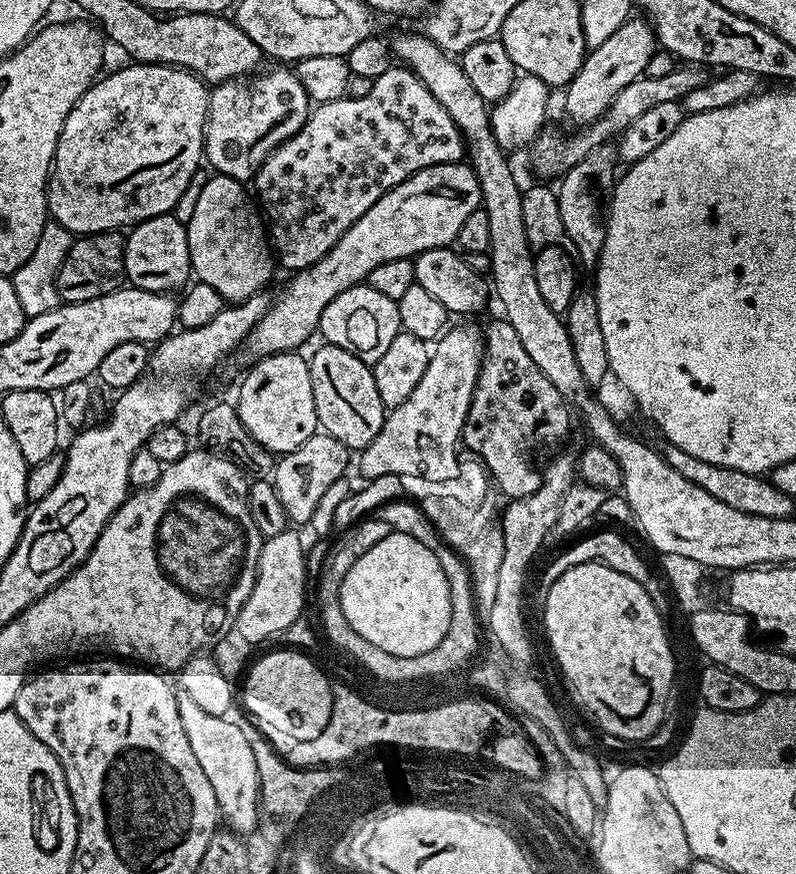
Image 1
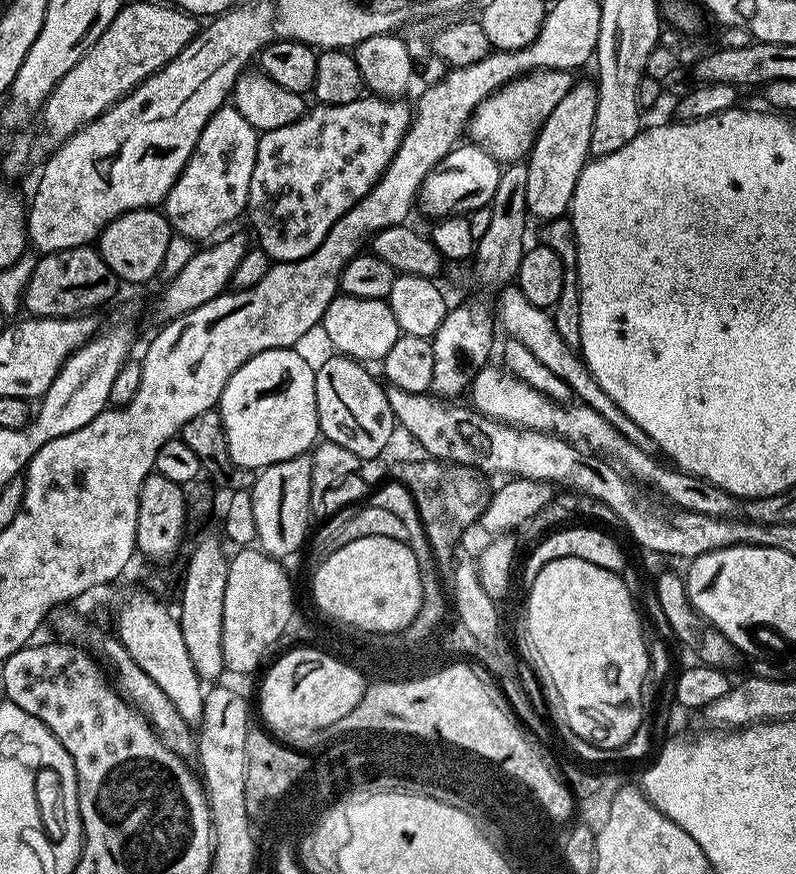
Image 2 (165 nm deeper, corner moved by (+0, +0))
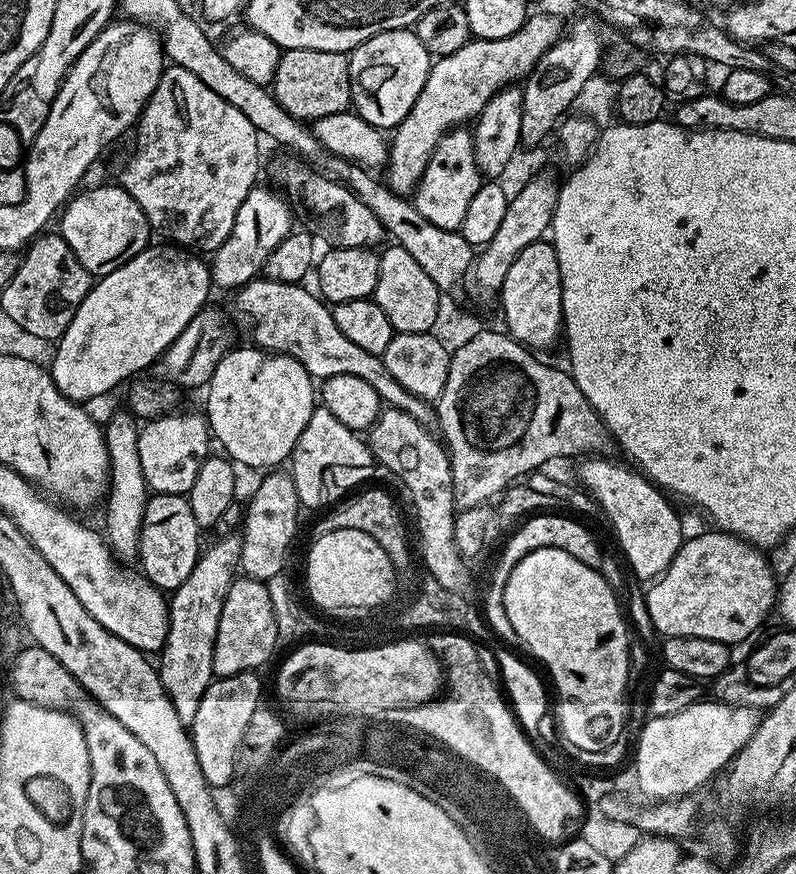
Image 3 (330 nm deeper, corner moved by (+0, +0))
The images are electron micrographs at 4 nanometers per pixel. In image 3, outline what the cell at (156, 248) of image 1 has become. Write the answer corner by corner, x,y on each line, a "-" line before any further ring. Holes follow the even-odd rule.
112,184
92,188
89,192
77,191
58,216
58,235
68,243
70,250
74,250
78,262
82,262
87,272
96,278
118,270
118,266
137,256
150,244
148,219
142,206
138,206
124,188

